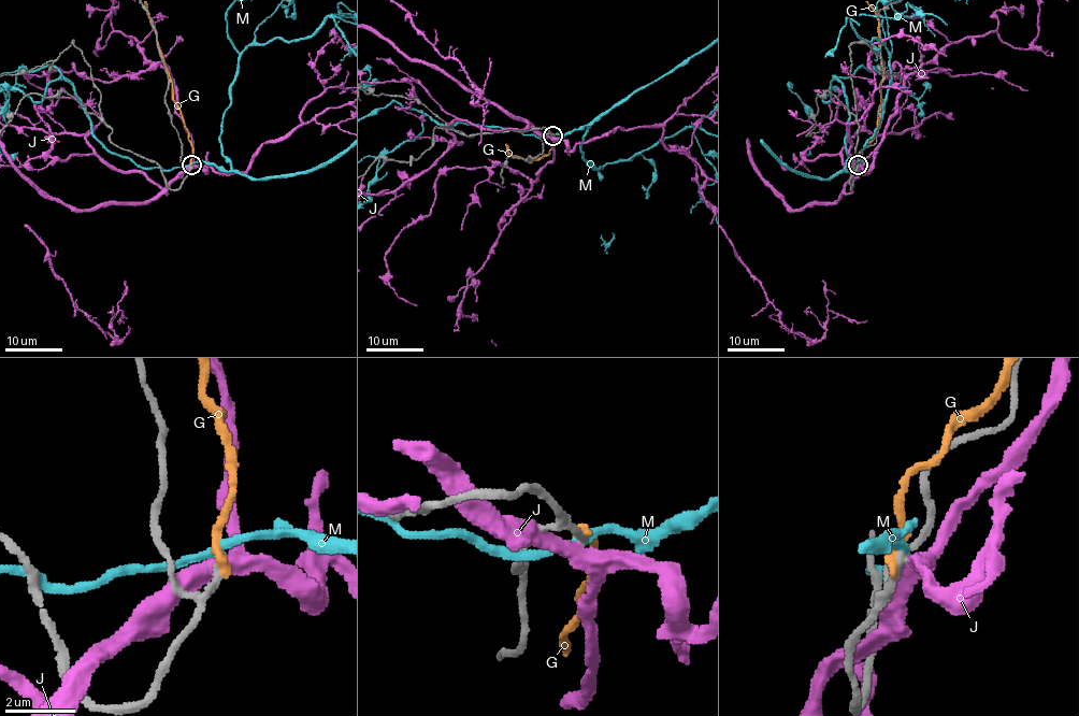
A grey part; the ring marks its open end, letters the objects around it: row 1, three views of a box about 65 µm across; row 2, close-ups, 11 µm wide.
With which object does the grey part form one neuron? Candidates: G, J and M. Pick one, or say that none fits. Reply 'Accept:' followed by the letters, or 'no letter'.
Accept: no letter

